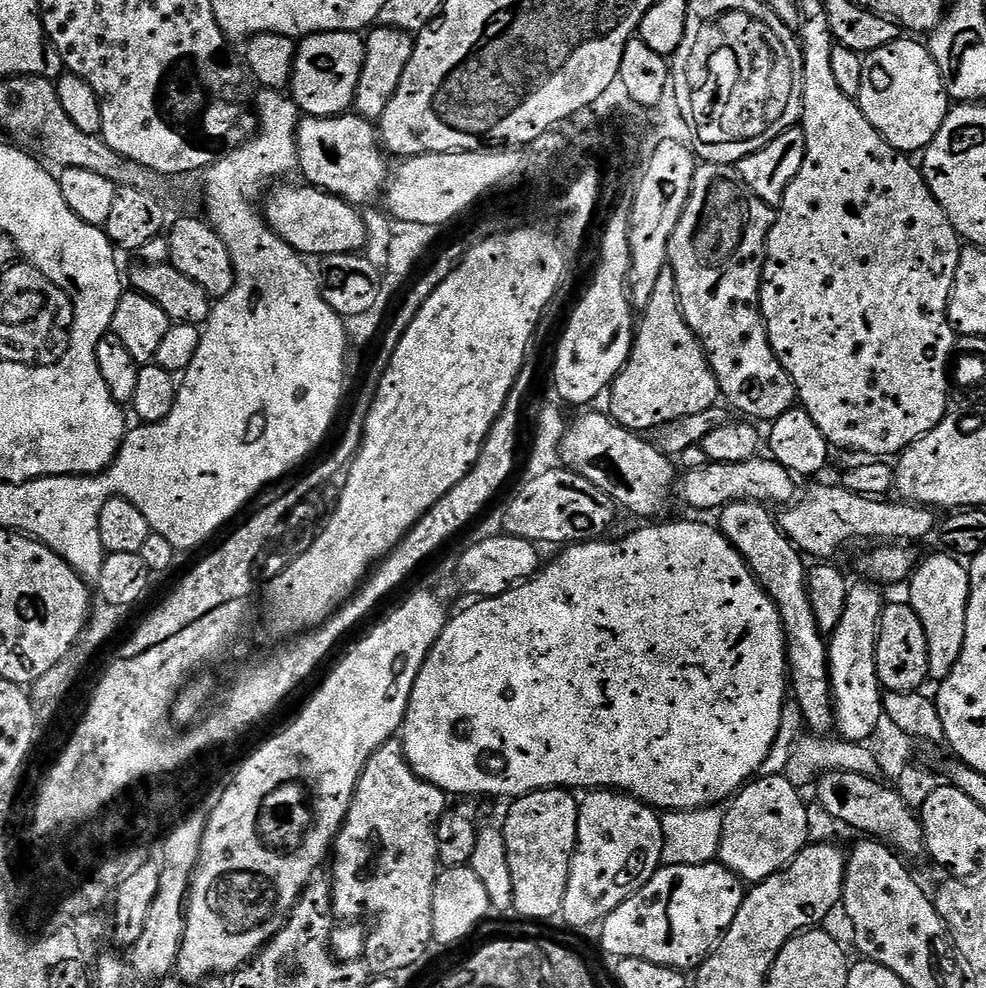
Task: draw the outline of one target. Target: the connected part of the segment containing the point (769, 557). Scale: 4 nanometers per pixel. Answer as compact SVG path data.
M739 500L719 509L718 527L720 533L732 543L742 556L748 568L756 575L756 580L764 587L764 591L772 597L778 614L784 623L784 637L788 639L788 670L790 675L790 692L802 708L805 725L813 733L828 734L836 728L836 704L832 700L832 682L830 666L828 665L828 640L818 626L818 618L814 618L814 606L810 602L808 589L808 568L805 557L799 548L788 539L782 531L775 515L771 516L769 509L754 500Z

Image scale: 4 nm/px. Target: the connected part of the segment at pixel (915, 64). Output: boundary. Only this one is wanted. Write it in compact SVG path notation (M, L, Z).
M901 38L863 57L858 103L862 114L890 146L905 154L928 147L948 117L950 99L938 63L919 39Z

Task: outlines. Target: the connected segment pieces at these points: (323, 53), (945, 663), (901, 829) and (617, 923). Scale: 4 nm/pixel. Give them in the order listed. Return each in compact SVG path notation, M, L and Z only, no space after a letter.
M319 32L303 37L296 49L290 95L304 116L342 116L353 111L364 65L365 37L358 32Z
M939 554L917 563L907 585L907 603L918 614L928 643L928 674L933 681L947 678L962 654L966 638L966 606L970 594L968 568L951 554Z
M827 772L816 781L814 796L834 817L837 825L844 827L845 824L856 832L864 832L860 834L891 846L905 857L923 853L924 830L917 813L908 808L895 787L887 788L876 780L871 775L863 776L860 773Z
M719 862L702 866L662 866L622 906L618 906L599 925L600 944L612 958L642 958L662 966L681 970L695 970L711 954L724 937L725 930L734 922L738 906L742 906L746 888L739 876Z

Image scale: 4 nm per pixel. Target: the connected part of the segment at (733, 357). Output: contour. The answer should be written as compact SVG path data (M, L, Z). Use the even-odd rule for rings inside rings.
M701 163L694 174L686 210L682 210L682 218L668 247L668 262L676 279L680 309L706 354L710 370L720 387L721 397L725 401L728 399L727 403L744 415L741 417L756 422L777 420L791 410L798 400L796 383L790 374L786 374L782 362L778 362L770 346L768 326L760 309L768 231L775 220L773 205L762 202L762 198L758 198L758 194L746 186L733 165Z

